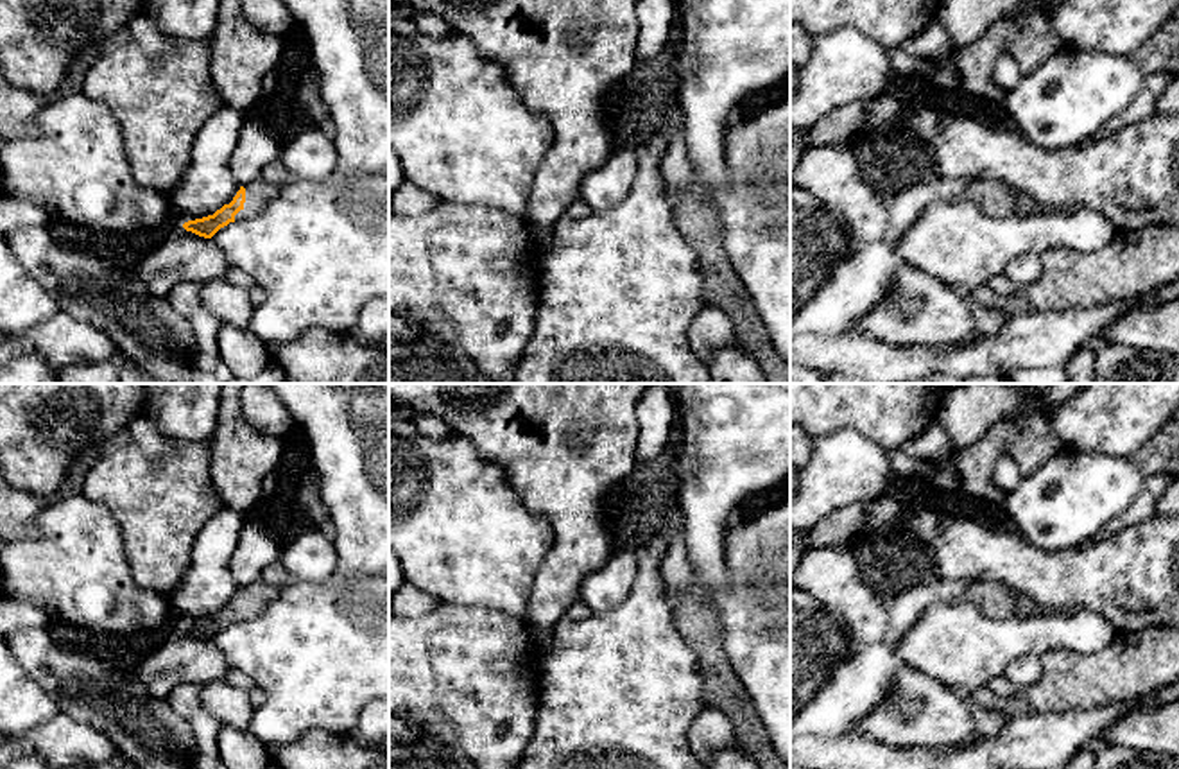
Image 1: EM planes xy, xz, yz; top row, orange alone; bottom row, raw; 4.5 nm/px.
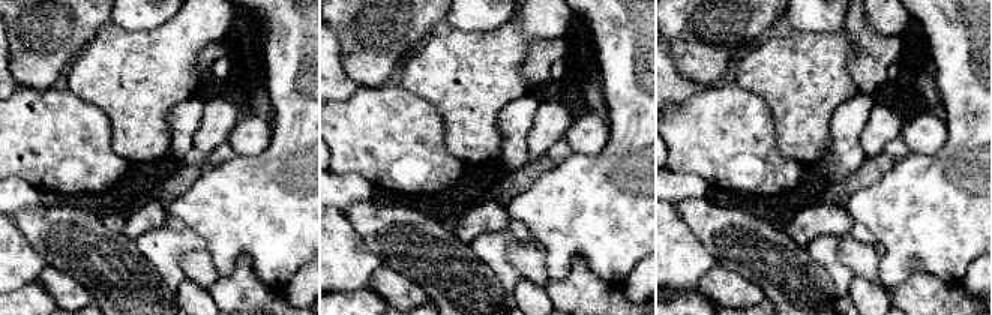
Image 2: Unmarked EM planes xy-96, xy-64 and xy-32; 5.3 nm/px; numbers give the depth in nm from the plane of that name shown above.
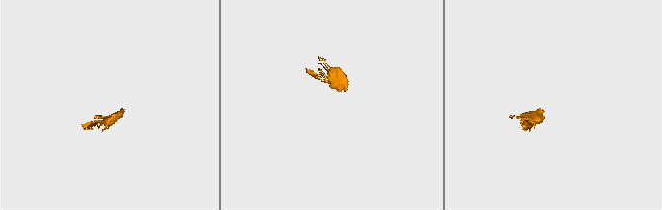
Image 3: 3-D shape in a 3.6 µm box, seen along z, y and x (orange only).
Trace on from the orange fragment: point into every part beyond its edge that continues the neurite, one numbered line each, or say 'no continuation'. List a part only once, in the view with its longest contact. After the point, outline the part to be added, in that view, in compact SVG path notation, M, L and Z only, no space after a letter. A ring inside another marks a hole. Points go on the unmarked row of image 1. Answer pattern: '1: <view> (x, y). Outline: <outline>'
1: xy (258, 594). Outline: M260 579L249 586L244 586L244 590L245 590L245 604L244 609L235 617L235 624L258 617L265 609L265 606L276 599L281 586L274 586Z

